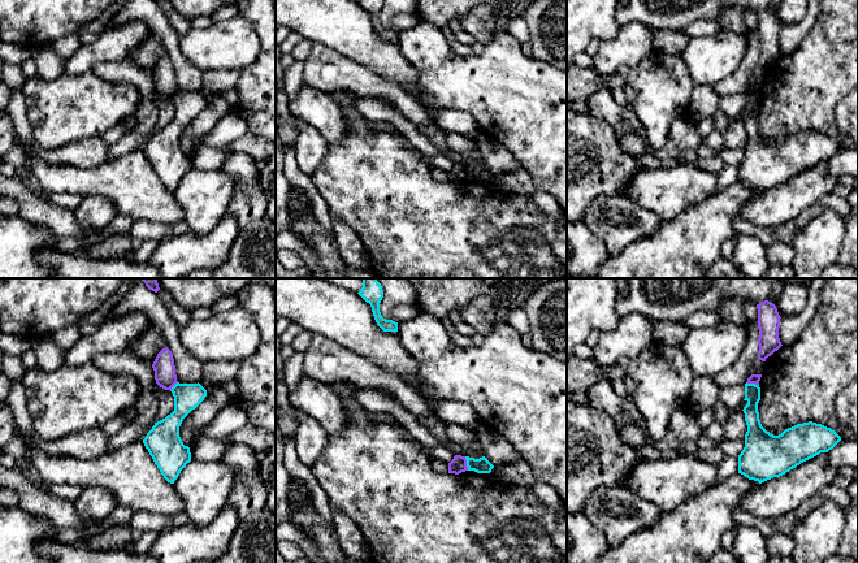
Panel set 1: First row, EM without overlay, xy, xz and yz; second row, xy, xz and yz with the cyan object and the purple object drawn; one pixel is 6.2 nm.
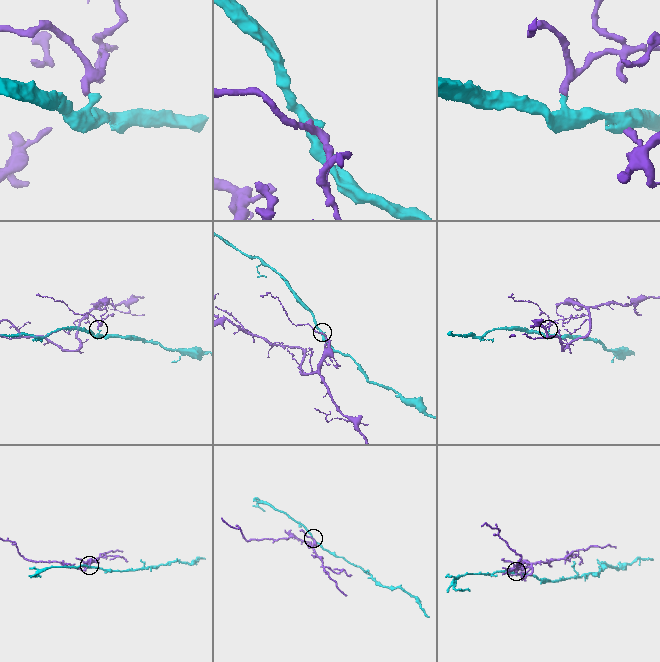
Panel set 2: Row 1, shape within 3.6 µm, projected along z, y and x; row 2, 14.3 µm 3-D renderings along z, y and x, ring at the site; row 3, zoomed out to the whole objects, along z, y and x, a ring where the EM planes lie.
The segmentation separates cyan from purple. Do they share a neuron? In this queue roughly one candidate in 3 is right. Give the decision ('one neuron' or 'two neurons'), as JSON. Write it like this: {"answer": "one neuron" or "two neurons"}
{"answer": "two neurons"}

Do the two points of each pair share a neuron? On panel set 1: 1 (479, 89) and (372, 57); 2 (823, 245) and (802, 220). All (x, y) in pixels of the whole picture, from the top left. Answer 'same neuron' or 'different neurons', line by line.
1: different neurons
2: different neurons

